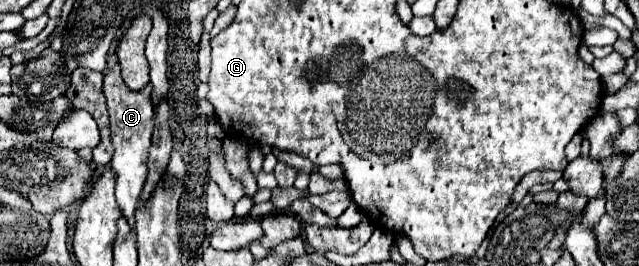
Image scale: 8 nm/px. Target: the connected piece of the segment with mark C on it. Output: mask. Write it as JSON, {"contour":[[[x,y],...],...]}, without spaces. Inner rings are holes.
{"contour":[[[115,64],[115,68],[107,72],[103,78],[103,94],[107,98],[107,108],[111,118],[111,142],[115,148],[111,168],[117,176],[117,186],[115,186],[117,206],[121,214],[127,218],[131,230],[135,230],[135,210],[141,198],[143,184],[147,180],[147,156],[151,148],[151,132],[153,132],[153,116],[155,116],[149,98],[149,84],[139,92],[129,90],[121,80],[119,64]]]}

